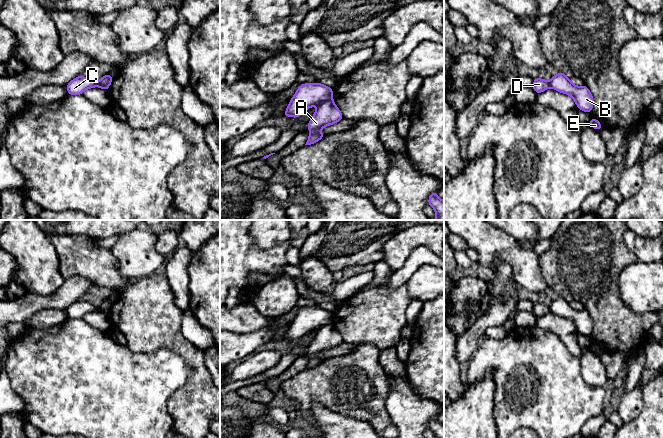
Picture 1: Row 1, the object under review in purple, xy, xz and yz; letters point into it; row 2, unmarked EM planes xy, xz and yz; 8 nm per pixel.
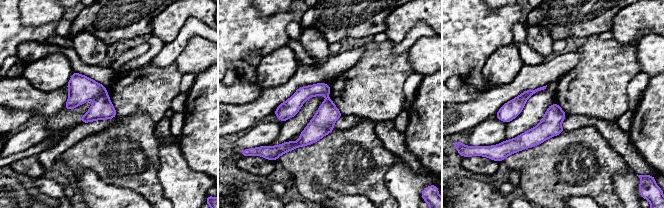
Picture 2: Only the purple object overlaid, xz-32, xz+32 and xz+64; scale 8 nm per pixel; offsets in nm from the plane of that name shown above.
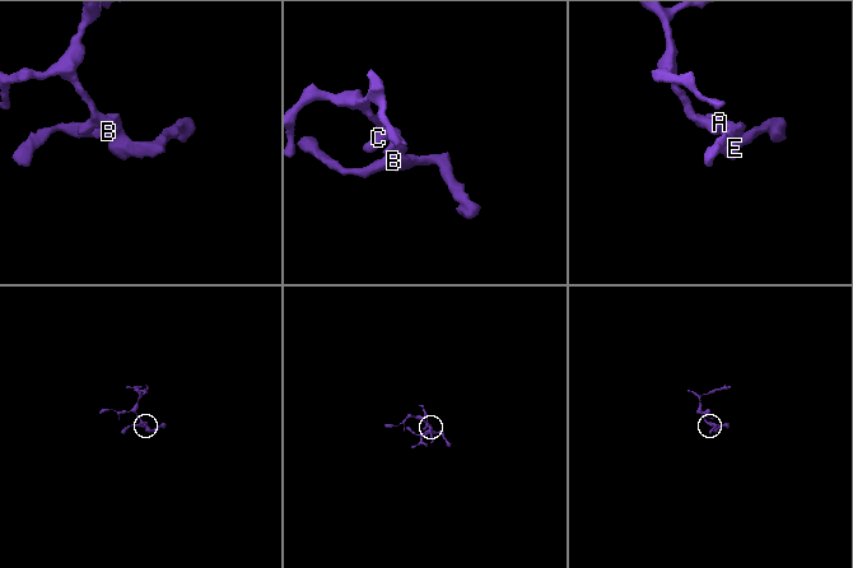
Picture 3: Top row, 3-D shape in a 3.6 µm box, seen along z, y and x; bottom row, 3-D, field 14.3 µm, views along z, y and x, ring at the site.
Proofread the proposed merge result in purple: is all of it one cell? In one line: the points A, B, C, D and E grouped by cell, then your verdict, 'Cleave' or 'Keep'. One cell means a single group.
Groups: A B E / C D. Cleave

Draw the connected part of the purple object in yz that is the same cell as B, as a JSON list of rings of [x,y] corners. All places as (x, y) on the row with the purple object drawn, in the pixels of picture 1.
[[[563,72],[552,76],[552,79],[549,81],[549,86],[558,92],[571,96],[579,110],[586,113],[592,112],[594,99],[587,86],[575,86]]]

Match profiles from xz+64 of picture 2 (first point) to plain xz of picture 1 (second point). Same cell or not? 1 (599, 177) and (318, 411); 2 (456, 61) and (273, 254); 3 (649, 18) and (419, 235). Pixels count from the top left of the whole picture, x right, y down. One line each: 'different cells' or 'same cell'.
1: different cells
2: same cell
3: same cell

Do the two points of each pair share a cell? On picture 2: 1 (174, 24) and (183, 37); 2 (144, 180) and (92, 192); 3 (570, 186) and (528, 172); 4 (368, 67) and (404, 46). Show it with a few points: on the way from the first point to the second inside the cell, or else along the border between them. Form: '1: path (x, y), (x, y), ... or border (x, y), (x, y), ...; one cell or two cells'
1: border (201, 20), (189, 19), (178, 35), (165, 43); two cells
2: border (97, 174), (108, 183), (128, 187), (139, 193); two cells
3: path (560, 176), (556, 172), (538, 172); one cell
4: border (392, 49), (398, 54), (407, 50); two cells

